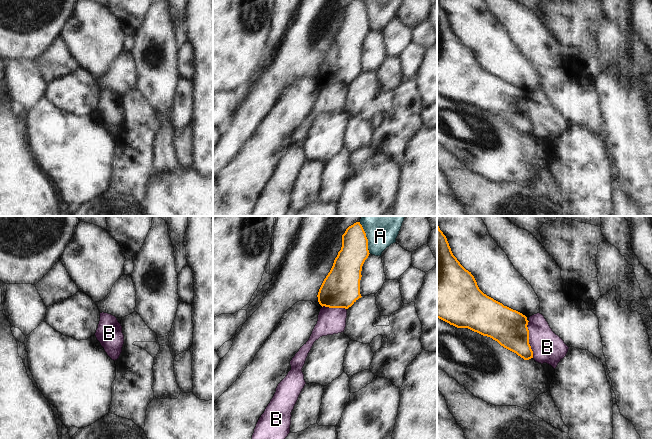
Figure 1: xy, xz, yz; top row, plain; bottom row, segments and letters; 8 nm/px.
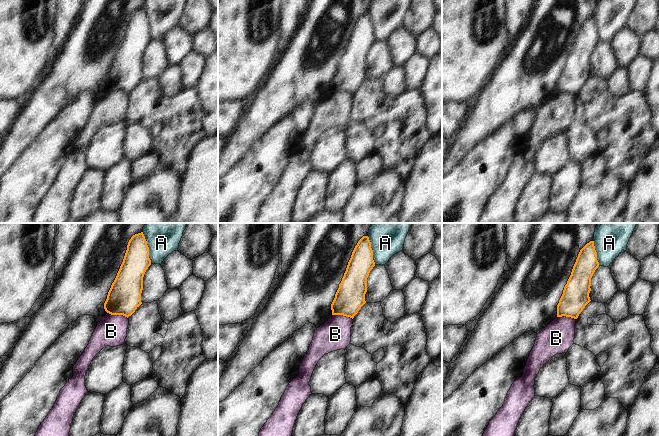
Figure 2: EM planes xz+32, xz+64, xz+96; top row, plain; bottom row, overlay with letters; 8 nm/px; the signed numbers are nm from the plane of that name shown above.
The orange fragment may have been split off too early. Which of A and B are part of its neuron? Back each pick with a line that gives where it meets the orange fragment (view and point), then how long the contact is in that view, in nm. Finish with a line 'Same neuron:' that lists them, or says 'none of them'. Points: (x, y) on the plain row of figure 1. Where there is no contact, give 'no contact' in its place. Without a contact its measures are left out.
Same neuron: none of them

